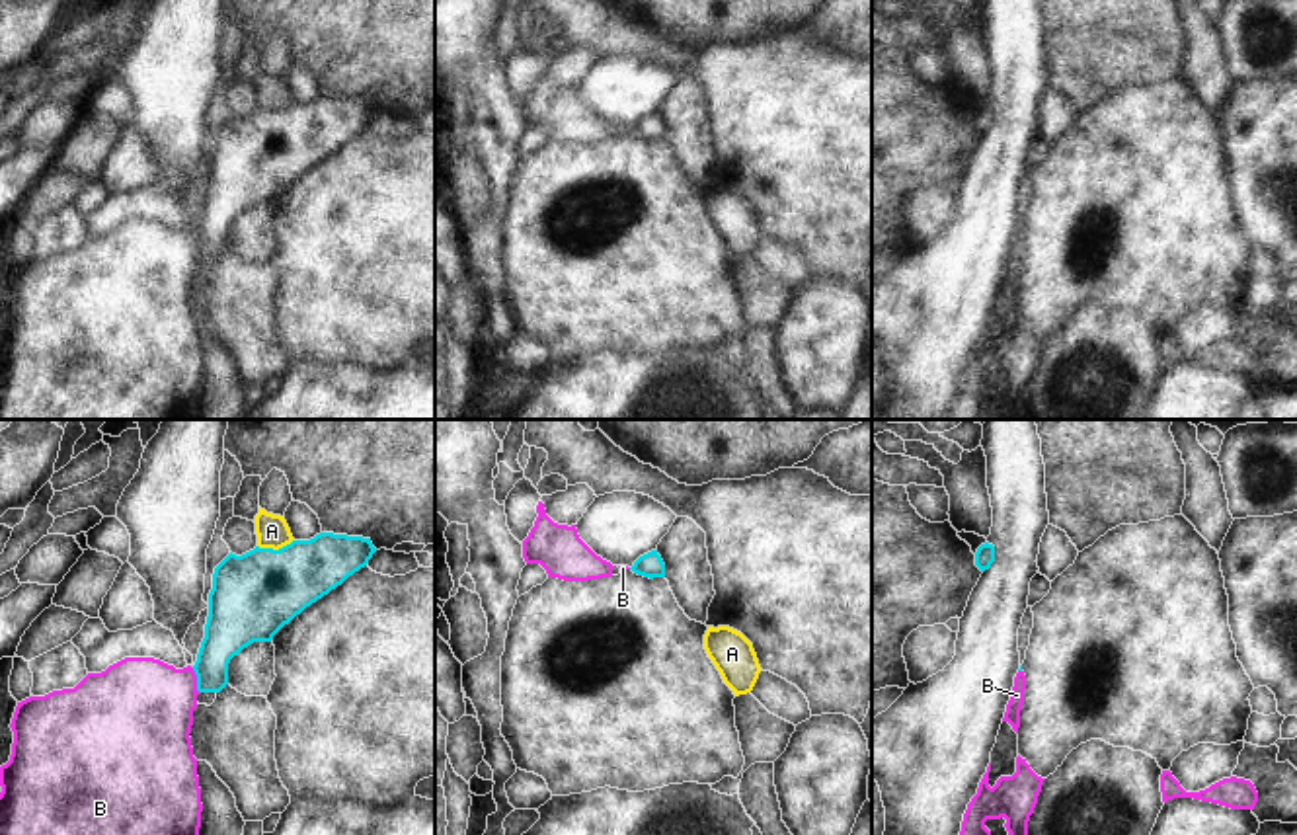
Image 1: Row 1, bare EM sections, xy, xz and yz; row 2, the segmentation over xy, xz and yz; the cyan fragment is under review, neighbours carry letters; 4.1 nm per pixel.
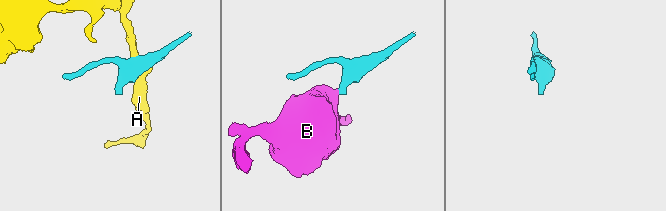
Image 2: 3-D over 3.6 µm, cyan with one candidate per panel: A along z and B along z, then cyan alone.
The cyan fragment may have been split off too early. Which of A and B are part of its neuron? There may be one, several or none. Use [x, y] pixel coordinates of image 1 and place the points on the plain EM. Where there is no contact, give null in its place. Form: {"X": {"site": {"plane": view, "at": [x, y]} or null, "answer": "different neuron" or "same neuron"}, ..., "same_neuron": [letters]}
{"A": {"site": {"plane": "xy", "at": [275, 114]}, "answer": "different neuron"}, "B": {"site": {"plane": "xy", "at": [197, 242]}, "answer": "different neuron"}, "same_neuron": []}

